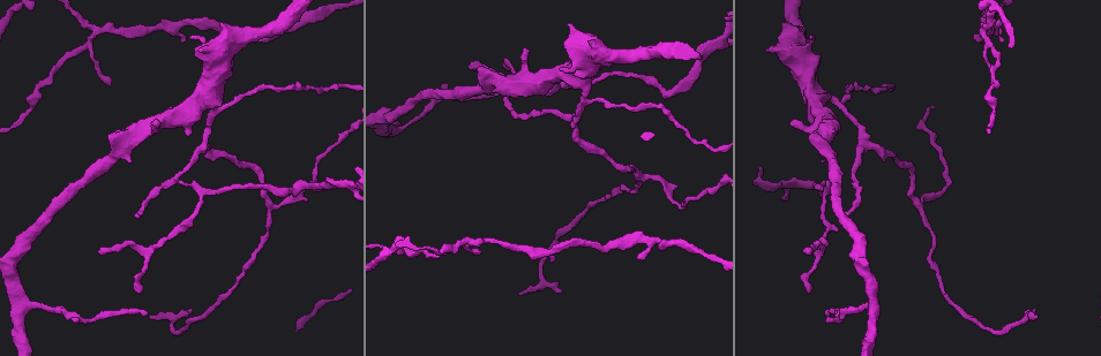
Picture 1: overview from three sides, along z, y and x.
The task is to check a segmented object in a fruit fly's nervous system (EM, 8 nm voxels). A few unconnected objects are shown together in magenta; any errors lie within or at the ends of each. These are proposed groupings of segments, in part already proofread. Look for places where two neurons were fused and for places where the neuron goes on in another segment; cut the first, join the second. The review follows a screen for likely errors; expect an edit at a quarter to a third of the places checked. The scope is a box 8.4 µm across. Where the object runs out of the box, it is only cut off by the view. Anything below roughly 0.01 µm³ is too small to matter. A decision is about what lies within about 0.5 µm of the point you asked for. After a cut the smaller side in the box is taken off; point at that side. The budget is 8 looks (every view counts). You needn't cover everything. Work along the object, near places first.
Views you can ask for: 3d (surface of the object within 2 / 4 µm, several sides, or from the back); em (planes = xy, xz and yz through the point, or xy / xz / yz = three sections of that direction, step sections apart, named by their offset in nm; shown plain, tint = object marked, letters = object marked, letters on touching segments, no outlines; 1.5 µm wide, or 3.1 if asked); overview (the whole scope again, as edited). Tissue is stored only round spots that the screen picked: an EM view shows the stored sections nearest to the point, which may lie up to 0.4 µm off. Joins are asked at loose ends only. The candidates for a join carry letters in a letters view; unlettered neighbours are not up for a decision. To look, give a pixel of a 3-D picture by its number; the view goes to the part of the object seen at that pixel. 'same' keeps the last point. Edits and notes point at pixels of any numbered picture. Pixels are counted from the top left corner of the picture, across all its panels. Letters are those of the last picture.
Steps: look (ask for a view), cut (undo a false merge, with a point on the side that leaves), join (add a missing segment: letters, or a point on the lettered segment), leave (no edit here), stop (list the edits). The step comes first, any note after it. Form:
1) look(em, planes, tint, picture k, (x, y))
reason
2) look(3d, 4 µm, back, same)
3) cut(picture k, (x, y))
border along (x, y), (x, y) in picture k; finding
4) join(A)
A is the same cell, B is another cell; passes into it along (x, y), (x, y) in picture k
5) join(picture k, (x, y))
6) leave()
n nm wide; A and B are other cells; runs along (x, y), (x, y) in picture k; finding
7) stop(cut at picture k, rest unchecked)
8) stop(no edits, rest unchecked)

look(em, planes, letters, picture 1, (808, 292))
branch stops here

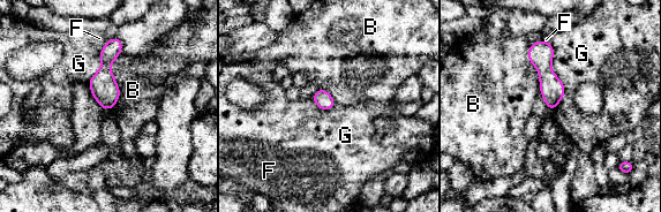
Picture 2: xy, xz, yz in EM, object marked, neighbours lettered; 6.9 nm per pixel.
leave()
B, F and G are other cells; border along (549, 42), (560, 101) in picture 2; none of them fits

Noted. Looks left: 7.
look(3d, 2 µm, picture 1, (179, 182))
thin end

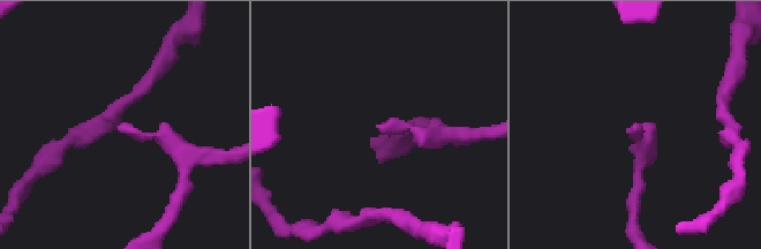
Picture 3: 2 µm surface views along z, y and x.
look(em, xy, step 4, tint, picture 3, (381, 129))

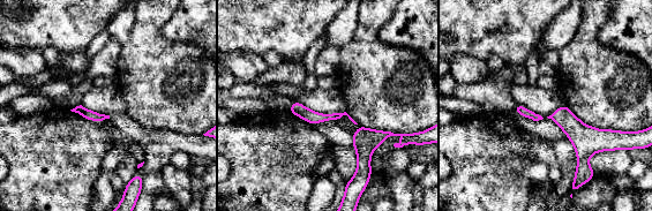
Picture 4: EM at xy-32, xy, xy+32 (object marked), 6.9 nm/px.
look(em, xy, step 4, letters, same)
see the neighbours

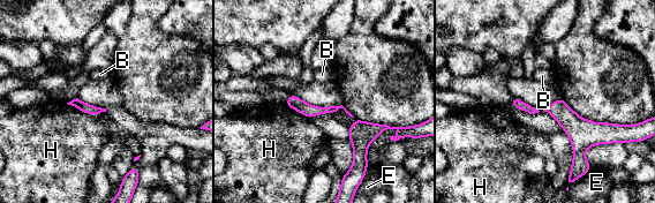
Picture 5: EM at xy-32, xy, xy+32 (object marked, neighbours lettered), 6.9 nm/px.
leave()
70 nm wide; B, E and H are other cells; border along (67, 103), (88, 113), (105, 112) in picture 5; no lettered segment goes on from it

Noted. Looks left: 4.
look(em, planes, letters, picture 1, (96, 27))
a fork

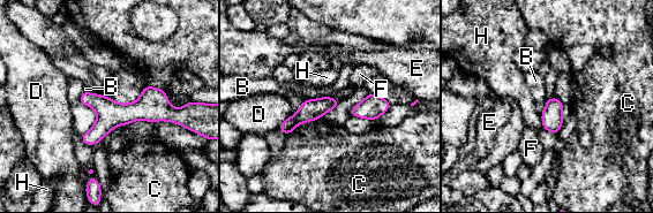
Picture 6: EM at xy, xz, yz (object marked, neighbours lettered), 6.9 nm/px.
cut(picture 6, (291, 123))
B, C, D, E, F and H are other cells; border along (293, 115), (299, 122) in picture 6; two neurons meet here

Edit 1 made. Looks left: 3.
stop(cut at picture 6, rest unchecked)

